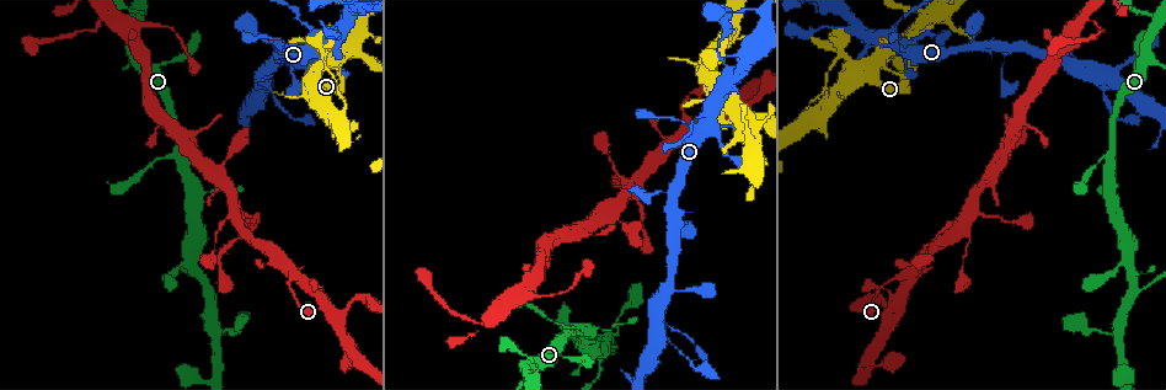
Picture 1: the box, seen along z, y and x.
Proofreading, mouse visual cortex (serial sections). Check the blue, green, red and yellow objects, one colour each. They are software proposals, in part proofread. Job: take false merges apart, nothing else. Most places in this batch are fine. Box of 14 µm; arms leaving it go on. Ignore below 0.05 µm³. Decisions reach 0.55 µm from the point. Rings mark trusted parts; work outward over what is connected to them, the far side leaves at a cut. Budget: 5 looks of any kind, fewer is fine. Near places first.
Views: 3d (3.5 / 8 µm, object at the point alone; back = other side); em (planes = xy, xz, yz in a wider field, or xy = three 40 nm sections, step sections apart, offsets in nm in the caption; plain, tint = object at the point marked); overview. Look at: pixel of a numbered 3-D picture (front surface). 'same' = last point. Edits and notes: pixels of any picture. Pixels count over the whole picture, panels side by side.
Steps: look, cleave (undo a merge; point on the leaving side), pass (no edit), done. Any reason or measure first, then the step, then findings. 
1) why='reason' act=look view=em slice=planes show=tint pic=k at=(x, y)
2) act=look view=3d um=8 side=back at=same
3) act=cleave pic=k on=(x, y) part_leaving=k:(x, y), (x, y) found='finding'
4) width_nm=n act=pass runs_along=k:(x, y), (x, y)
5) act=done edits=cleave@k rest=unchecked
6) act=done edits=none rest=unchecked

why='sharp bend' act=look view=3d um=3.5 pic=1 at=(84, 31)

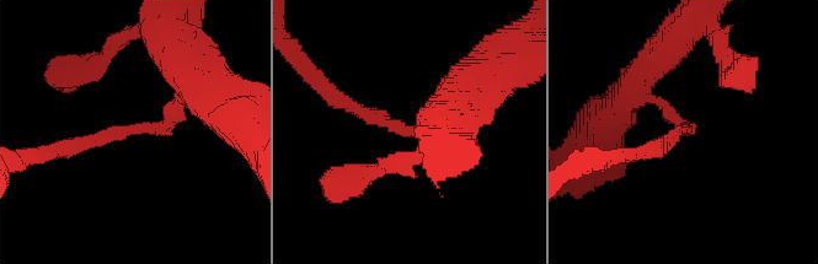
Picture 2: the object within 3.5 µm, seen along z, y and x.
act=look view=em slice=planes show=tint pic=2 at=(138, 126)

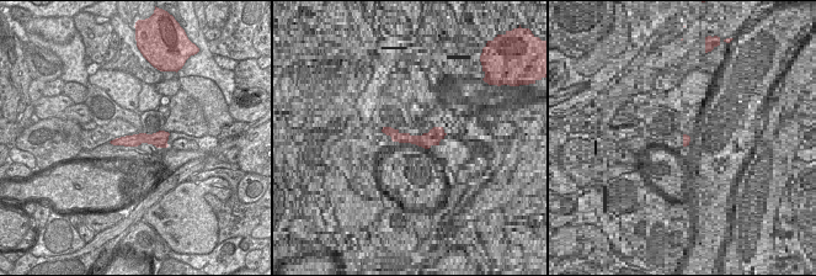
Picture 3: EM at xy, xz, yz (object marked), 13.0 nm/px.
act=look view=em slice=xy step=5 show=tint at=same

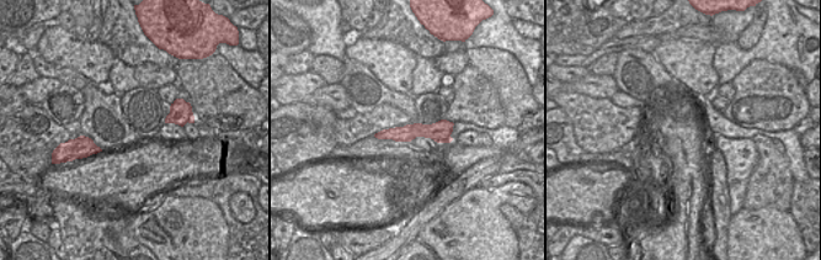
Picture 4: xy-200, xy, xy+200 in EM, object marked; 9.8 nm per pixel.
arm_widths_nm=150,200 act=pass runs_along=2:(182, 97), (162, 128), (65, 146) found='all the same cell'

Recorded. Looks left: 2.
act=look view=3d um=8 pic=1 at=(325, 53)

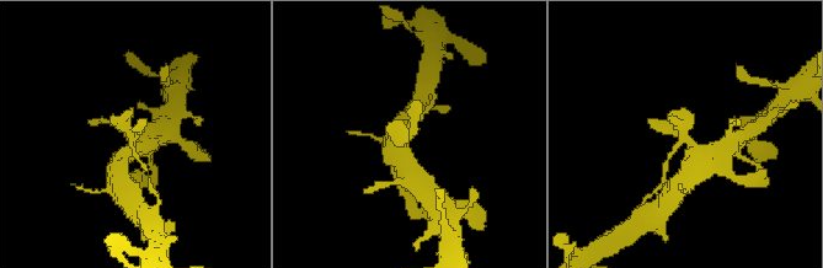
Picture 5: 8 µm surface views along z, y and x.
act=look view=em slice=xy step=5 show=tint pic=5 at=(130, 138)

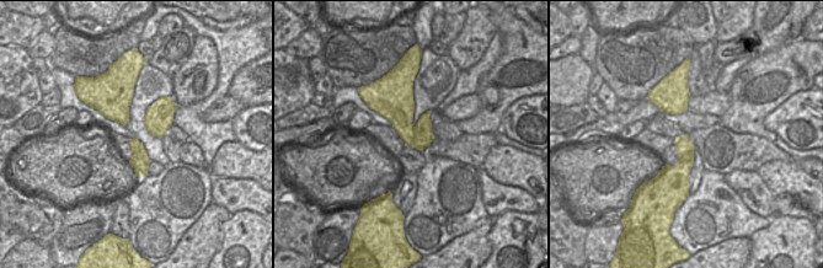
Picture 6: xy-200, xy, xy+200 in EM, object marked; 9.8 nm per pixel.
act=pass runs_along=5:(707, 164), (683, 133), (682, 107) found='continuous, no second cell'

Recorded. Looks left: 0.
act=done edits=none rest=unchecked

